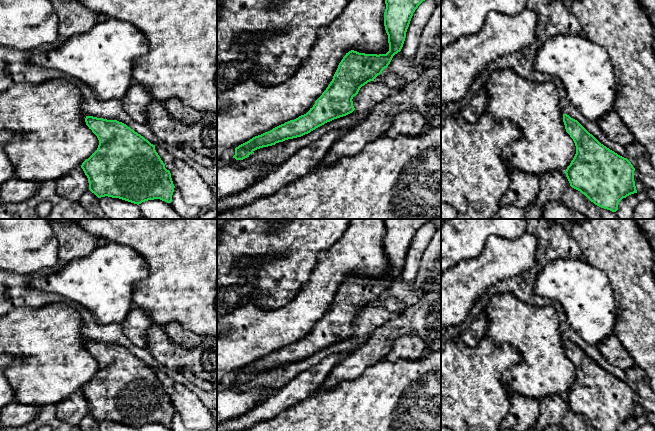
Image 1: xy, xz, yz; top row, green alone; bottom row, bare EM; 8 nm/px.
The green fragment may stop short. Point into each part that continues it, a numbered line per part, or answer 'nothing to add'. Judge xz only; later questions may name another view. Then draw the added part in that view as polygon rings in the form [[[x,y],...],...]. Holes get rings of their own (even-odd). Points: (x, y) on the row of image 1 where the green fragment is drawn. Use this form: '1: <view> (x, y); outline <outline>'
nothing to add

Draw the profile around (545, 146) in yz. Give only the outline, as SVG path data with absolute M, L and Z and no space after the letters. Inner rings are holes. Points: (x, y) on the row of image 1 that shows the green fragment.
M503 69L489 76L485 91L489 97L487 112L497 121L507 119L513 122L522 131L522 136L503 150L502 157L508 166L536 176L551 171L565 172L576 154L576 146L565 129L557 86L552 82L526 80L512 69Z

